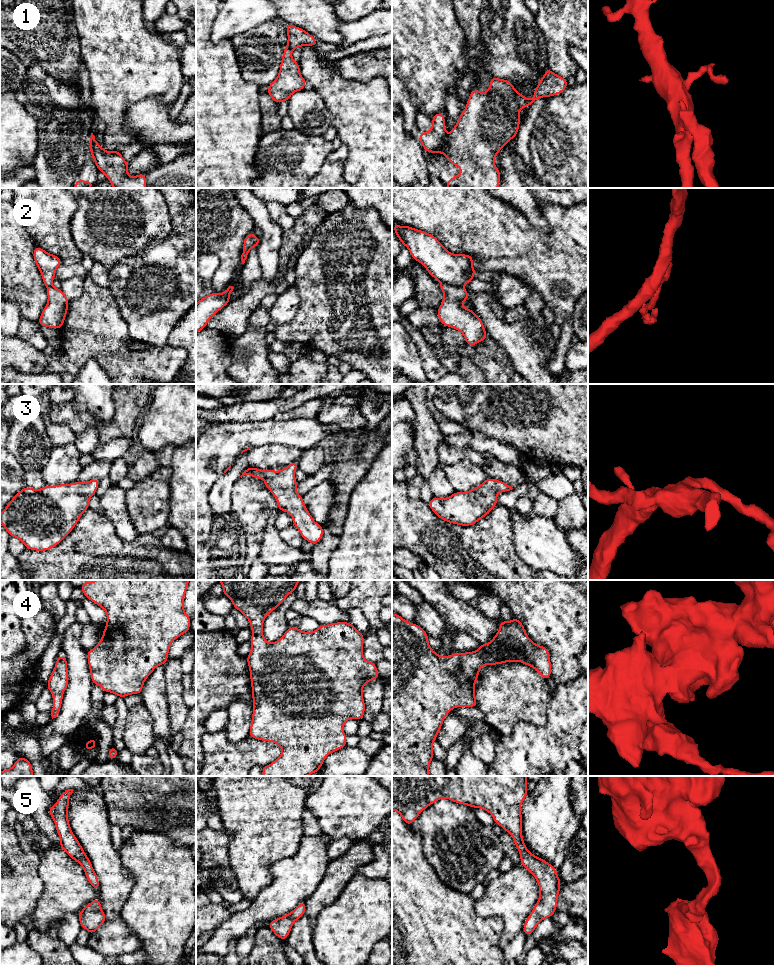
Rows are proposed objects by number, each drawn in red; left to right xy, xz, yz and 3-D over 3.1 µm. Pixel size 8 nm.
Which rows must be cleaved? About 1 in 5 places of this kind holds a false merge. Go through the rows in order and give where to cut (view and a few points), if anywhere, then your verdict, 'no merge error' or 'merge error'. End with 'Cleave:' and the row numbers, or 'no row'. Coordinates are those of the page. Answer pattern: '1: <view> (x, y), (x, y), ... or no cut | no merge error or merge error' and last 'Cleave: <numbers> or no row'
1: yz (447, 137), (447, 155), (455, 165) | merge error
2: yz (441, 282), (462, 287) | merge error
3: no cut | no merge error
4: no cut | no merge error
5: no cut | no merge error
Cleave: 1, 2

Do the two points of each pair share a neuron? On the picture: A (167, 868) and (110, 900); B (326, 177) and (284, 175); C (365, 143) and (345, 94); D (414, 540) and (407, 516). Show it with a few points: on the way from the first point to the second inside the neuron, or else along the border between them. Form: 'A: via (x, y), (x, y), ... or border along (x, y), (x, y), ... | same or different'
A: border along (123, 866), (131, 874), (133, 887), (121, 909) | different
B: border along (327, 156), (321, 168), (312, 177) | different
C: via (365, 131), (365, 116), (355, 106) | same
D: via (414, 534), (414, 527), (409, 522) | same

